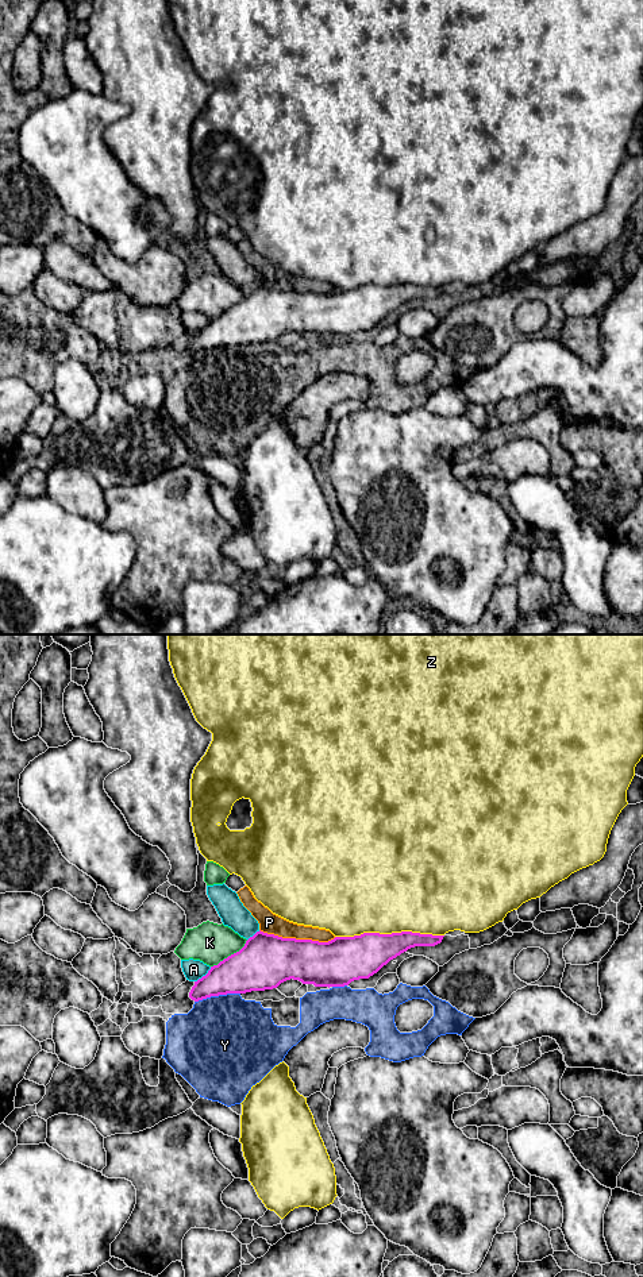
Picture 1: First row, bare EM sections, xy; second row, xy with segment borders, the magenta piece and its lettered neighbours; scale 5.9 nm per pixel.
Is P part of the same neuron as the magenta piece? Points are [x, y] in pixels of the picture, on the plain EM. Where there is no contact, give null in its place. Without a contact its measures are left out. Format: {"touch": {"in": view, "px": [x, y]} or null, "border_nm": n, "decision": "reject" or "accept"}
{"touch": {"in": "xy", "px": [297, 292]}, "border_nm": 460, "decision": "reject"}

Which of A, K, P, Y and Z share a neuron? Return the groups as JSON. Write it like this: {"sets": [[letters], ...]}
{"sets": [["A"], ["K"], ["P"], ["Y"], ["Z"]]}

